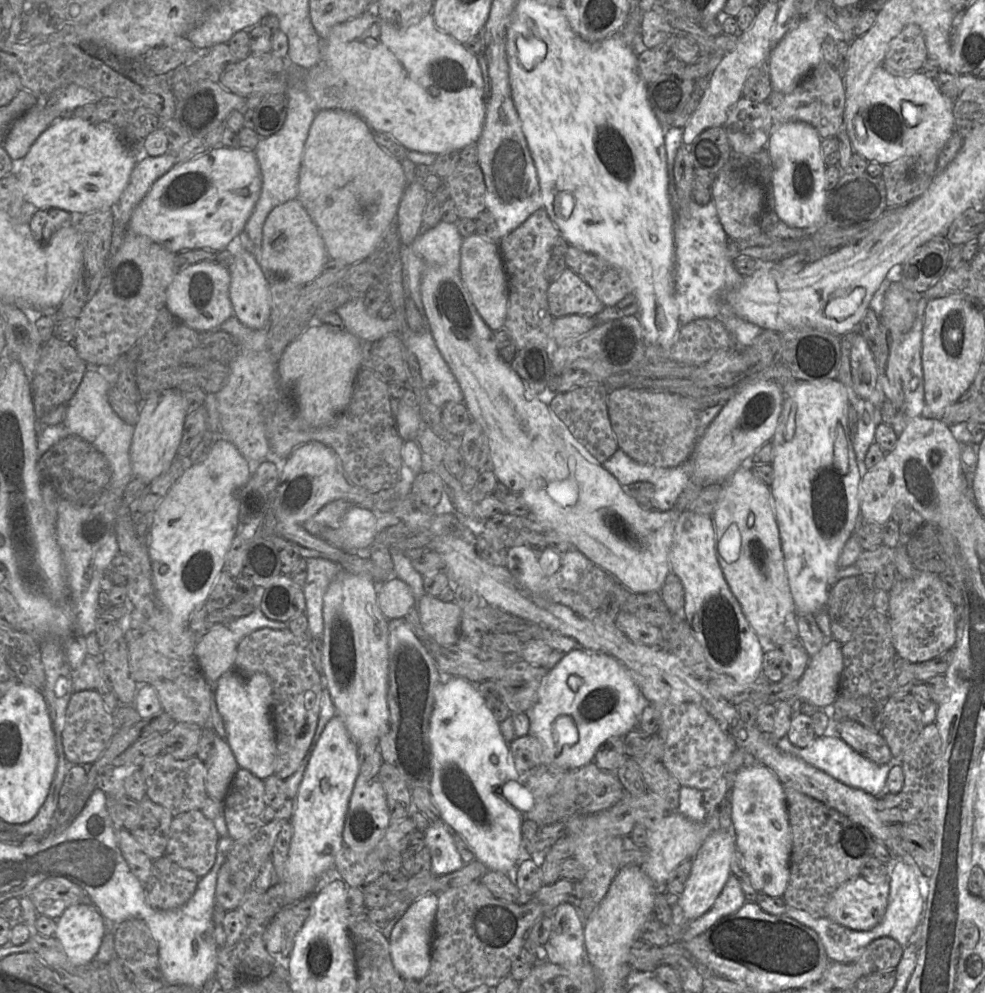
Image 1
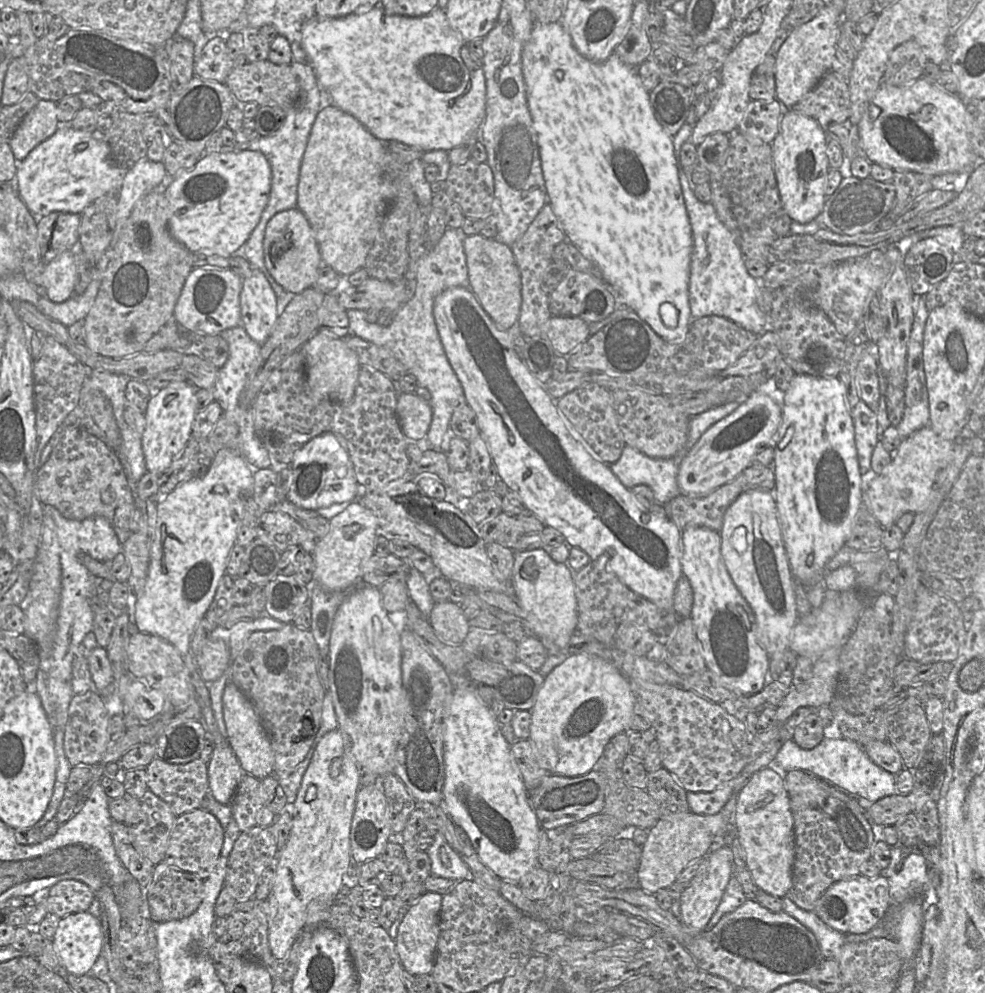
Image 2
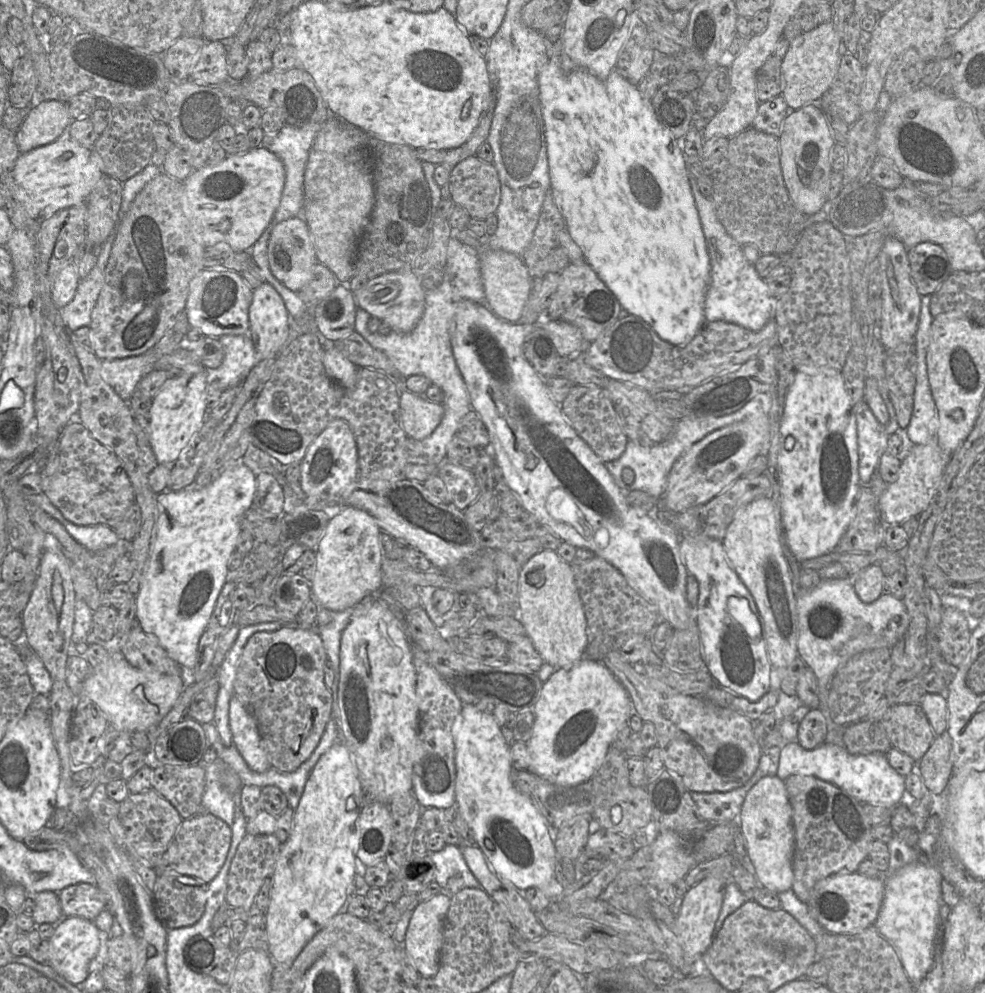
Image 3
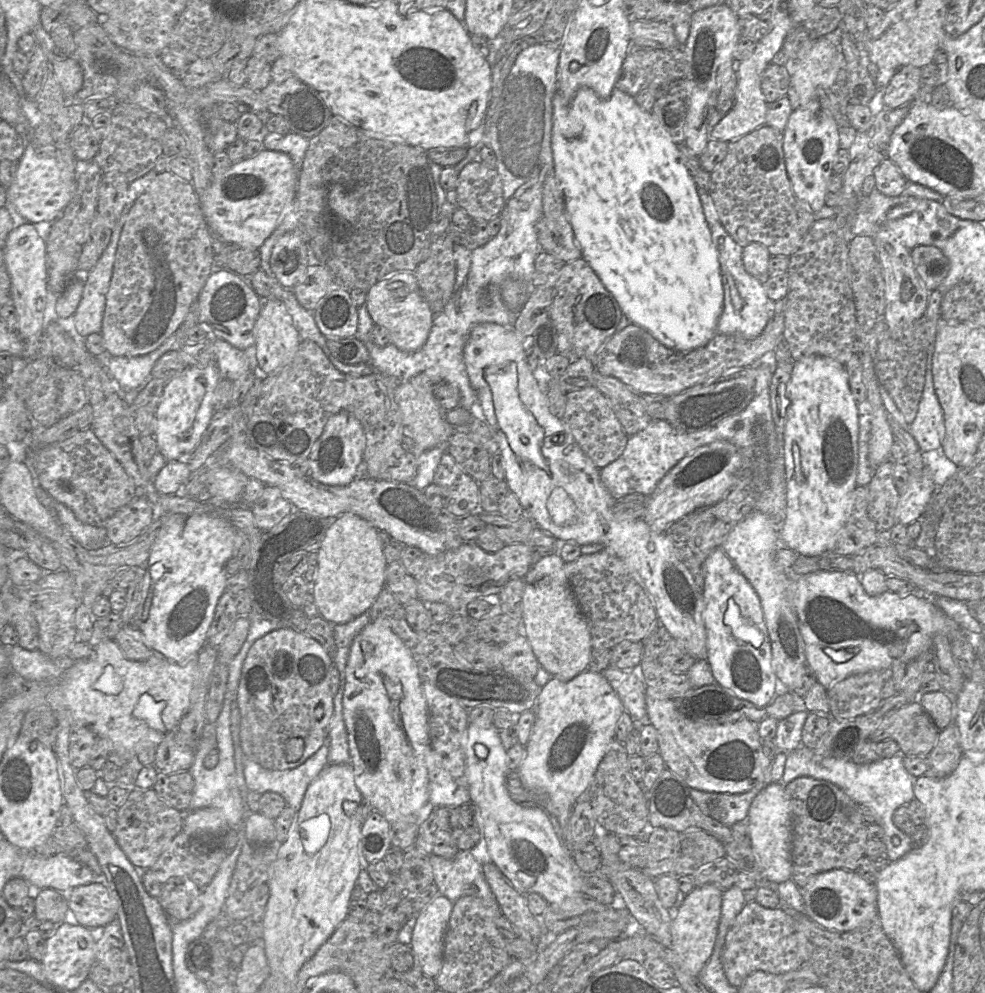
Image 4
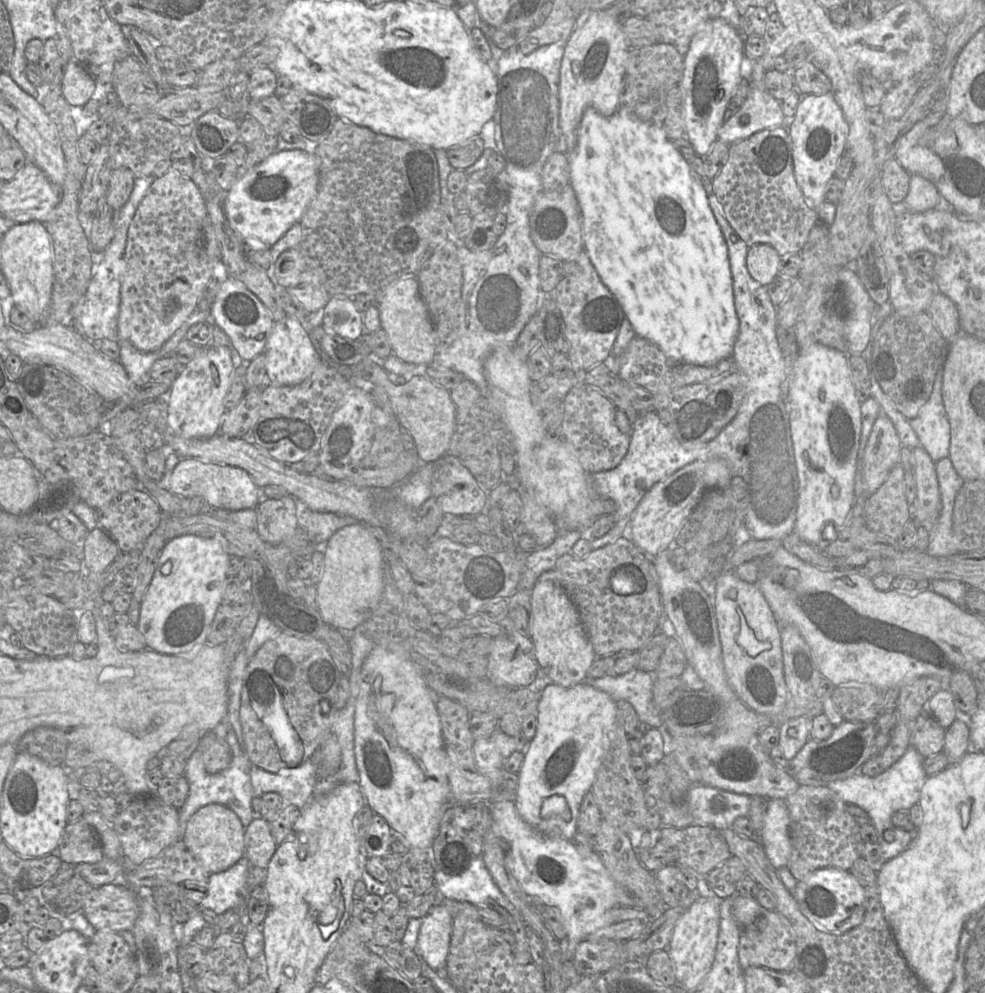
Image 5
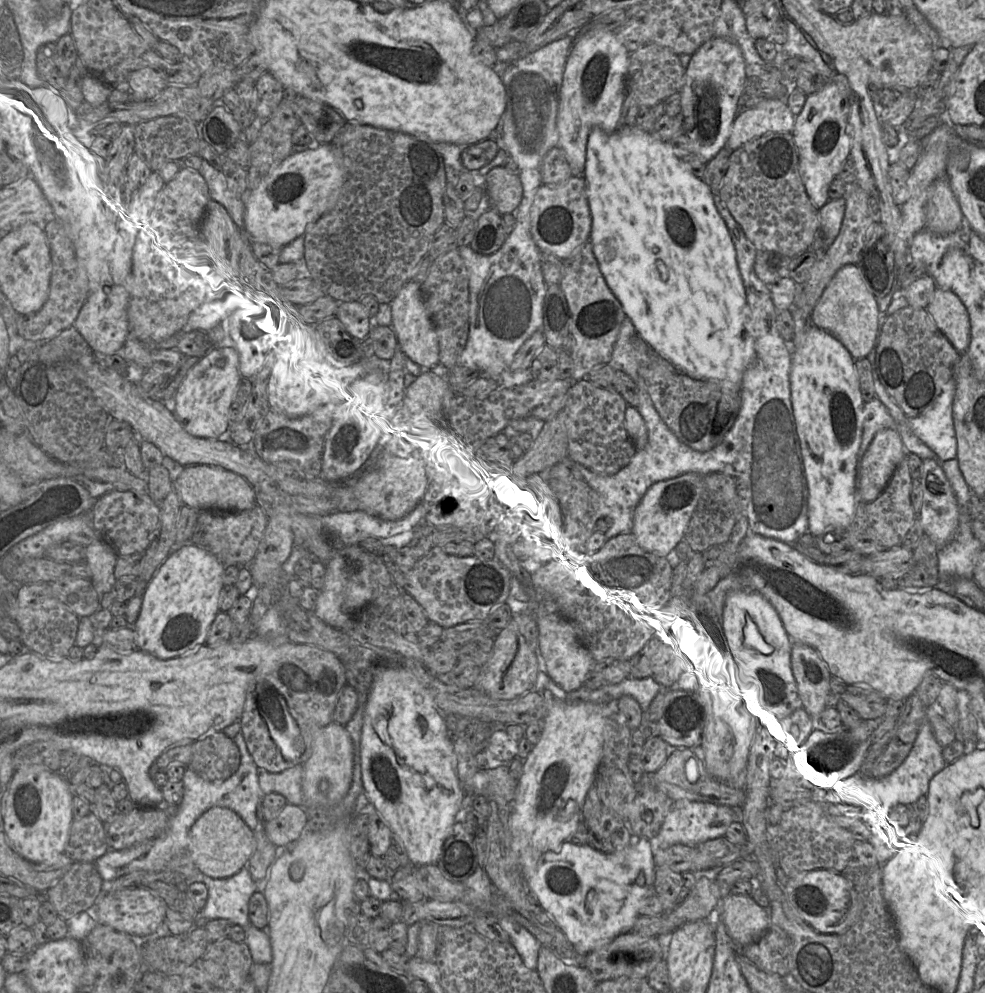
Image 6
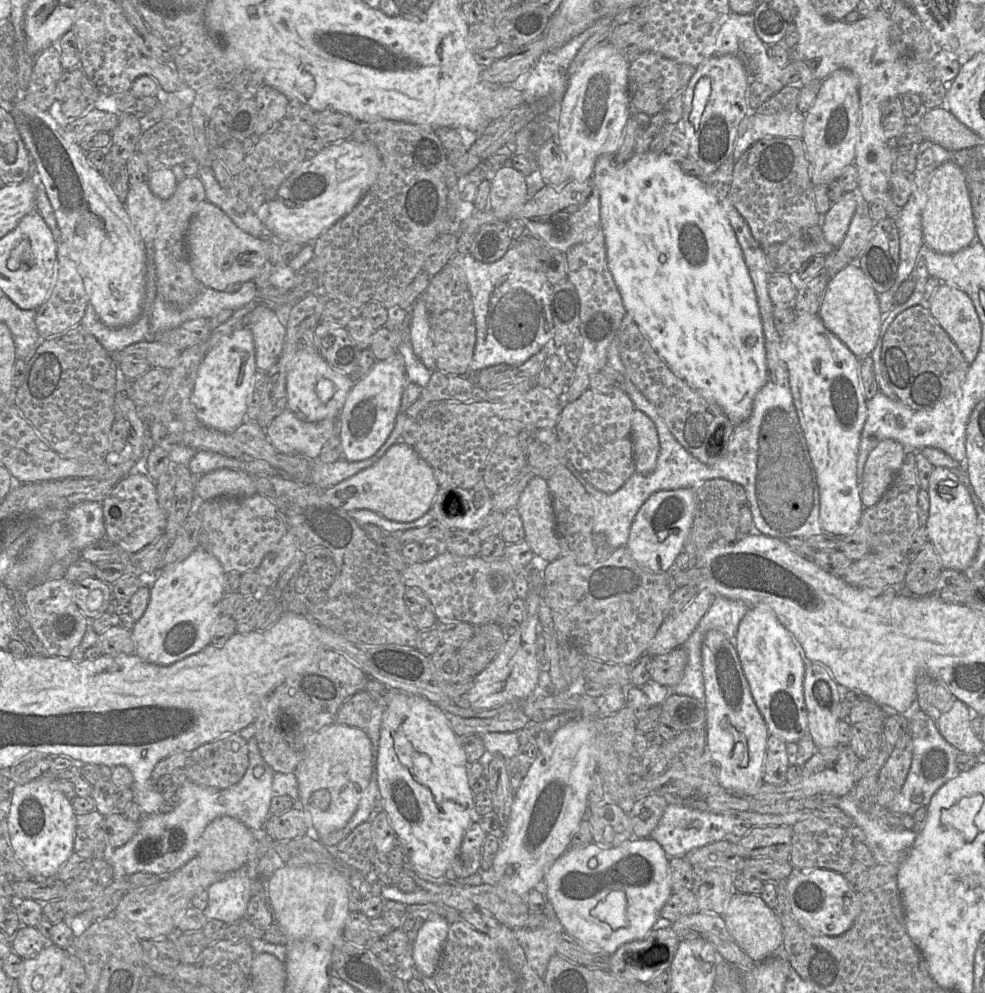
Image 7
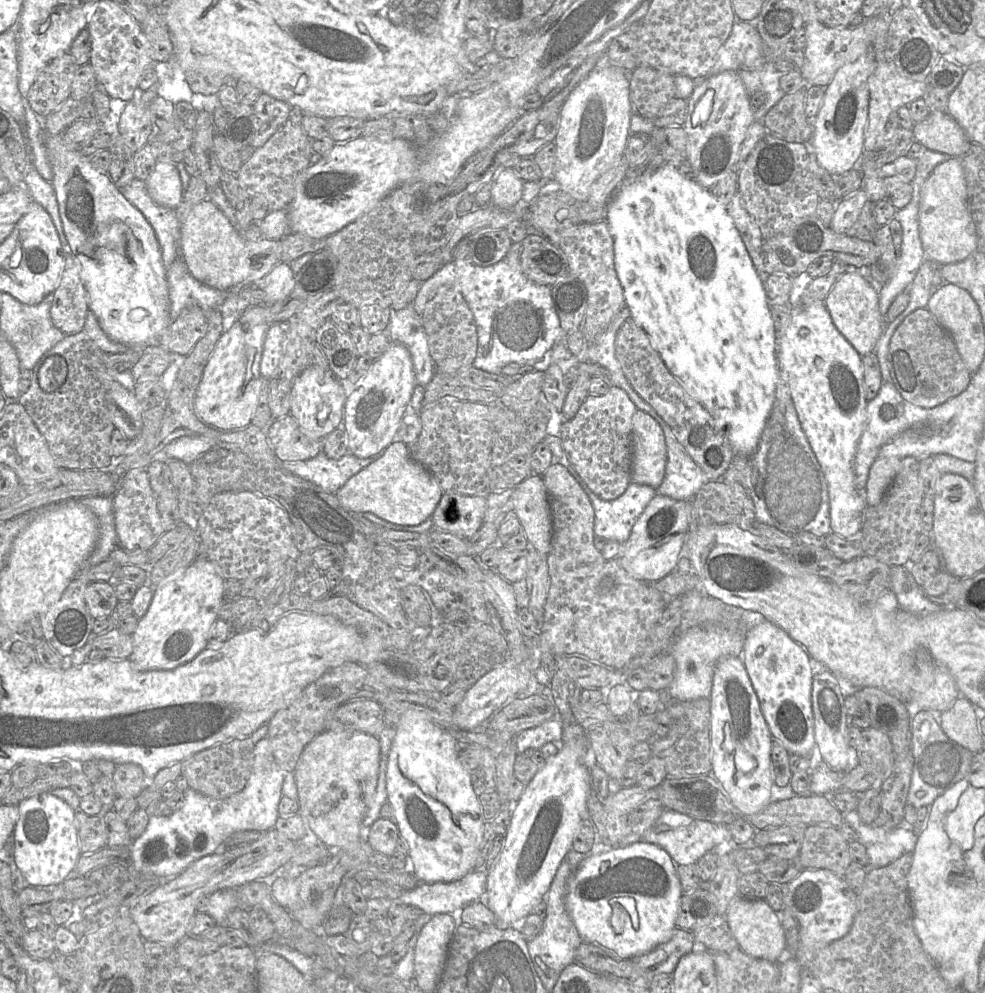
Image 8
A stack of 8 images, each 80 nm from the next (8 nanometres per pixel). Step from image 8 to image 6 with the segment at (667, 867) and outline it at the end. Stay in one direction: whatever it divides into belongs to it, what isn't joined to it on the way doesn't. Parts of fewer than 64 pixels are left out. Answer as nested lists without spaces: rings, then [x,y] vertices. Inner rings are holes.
[[[645,837],[638,844],[612,854],[602,853],[589,844],[576,845],[566,840],[558,850],[543,853],[534,870],[524,880],[527,888],[537,895],[543,909],[566,935],[575,952],[585,956],[604,947],[618,935],[632,930],[643,903],[655,894],[656,868],[651,841]]]

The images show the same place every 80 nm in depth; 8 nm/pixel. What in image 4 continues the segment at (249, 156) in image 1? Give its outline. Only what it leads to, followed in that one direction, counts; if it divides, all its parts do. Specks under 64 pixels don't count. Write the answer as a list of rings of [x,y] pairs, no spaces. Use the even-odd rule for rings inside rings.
[[[264,148],[256,156],[234,162],[200,194],[207,225],[215,239],[258,250],[289,211],[296,196],[299,170],[291,157]]]

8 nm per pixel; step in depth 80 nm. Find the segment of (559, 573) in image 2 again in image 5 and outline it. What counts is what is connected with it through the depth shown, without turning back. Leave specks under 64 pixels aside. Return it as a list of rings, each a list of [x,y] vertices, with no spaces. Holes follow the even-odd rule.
[[[553,572],[543,573],[531,591],[532,624],[530,639],[539,667],[551,678],[552,682],[562,687],[572,687],[586,679],[588,670],[597,657],[589,636],[582,624],[578,610],[561,585],[555,580]]]

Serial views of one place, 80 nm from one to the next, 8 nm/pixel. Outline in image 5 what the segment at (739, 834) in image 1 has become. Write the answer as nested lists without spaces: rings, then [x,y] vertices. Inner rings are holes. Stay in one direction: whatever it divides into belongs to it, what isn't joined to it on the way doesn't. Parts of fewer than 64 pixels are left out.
[[[768,799],[759,841],[776,870],[787,866],[791,854],[791,839],[786,800]]]

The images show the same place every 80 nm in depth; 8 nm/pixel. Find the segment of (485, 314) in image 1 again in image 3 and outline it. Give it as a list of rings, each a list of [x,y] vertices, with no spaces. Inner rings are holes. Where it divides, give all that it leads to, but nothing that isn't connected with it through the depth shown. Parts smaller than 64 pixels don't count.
[[[483,243],[478,251],[485,304],[501,320],[519,322],[532,289],[532,280],[521,257],[502,250],[490,249]]]

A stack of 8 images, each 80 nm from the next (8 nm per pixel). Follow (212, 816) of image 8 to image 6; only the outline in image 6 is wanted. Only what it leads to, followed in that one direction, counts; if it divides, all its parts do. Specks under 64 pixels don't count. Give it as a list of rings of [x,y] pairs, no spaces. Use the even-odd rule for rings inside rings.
[[[236,734],[233,738],[240,752],[240,766],[228,779],[223,781],[208,781],[196,774],[191,768],[186,767],[182,779],[184,794],[180,805],[176,808],[166,830],[156,839],[134,845],[123,850],[109,850],[105,855],[97,859],[95,867],[105,881],[113,881],[121,876],[135,871],[161,872],[167,862],[176,855],[186,852],[188,847],[188,833],[195,821],[212,807],[229,808],[236,812],[245,824],[251,829],[259,829],[264,821],[260,821],[256,814],[256,808],[262,802],[264,793],[259,786],[258,772],[253,758],[245,744],[242,734]]]

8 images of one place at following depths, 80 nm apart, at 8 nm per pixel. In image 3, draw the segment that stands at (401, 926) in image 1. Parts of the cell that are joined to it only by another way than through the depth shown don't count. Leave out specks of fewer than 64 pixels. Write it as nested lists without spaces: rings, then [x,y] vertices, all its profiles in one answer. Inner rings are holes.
[[[439,893],[417,904],[412,912],[402,947],[421,977],[431,977],[439,968],[443,923],[450,897]]]

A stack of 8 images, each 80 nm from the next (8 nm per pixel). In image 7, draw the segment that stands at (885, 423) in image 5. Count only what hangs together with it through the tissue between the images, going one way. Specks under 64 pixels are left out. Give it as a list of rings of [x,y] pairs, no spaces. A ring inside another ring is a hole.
[[[886,439],[868,455],[860,482],[860,495],[864,507],[878,503],[891,486],[903,463],[908,449],[901,443]]]

